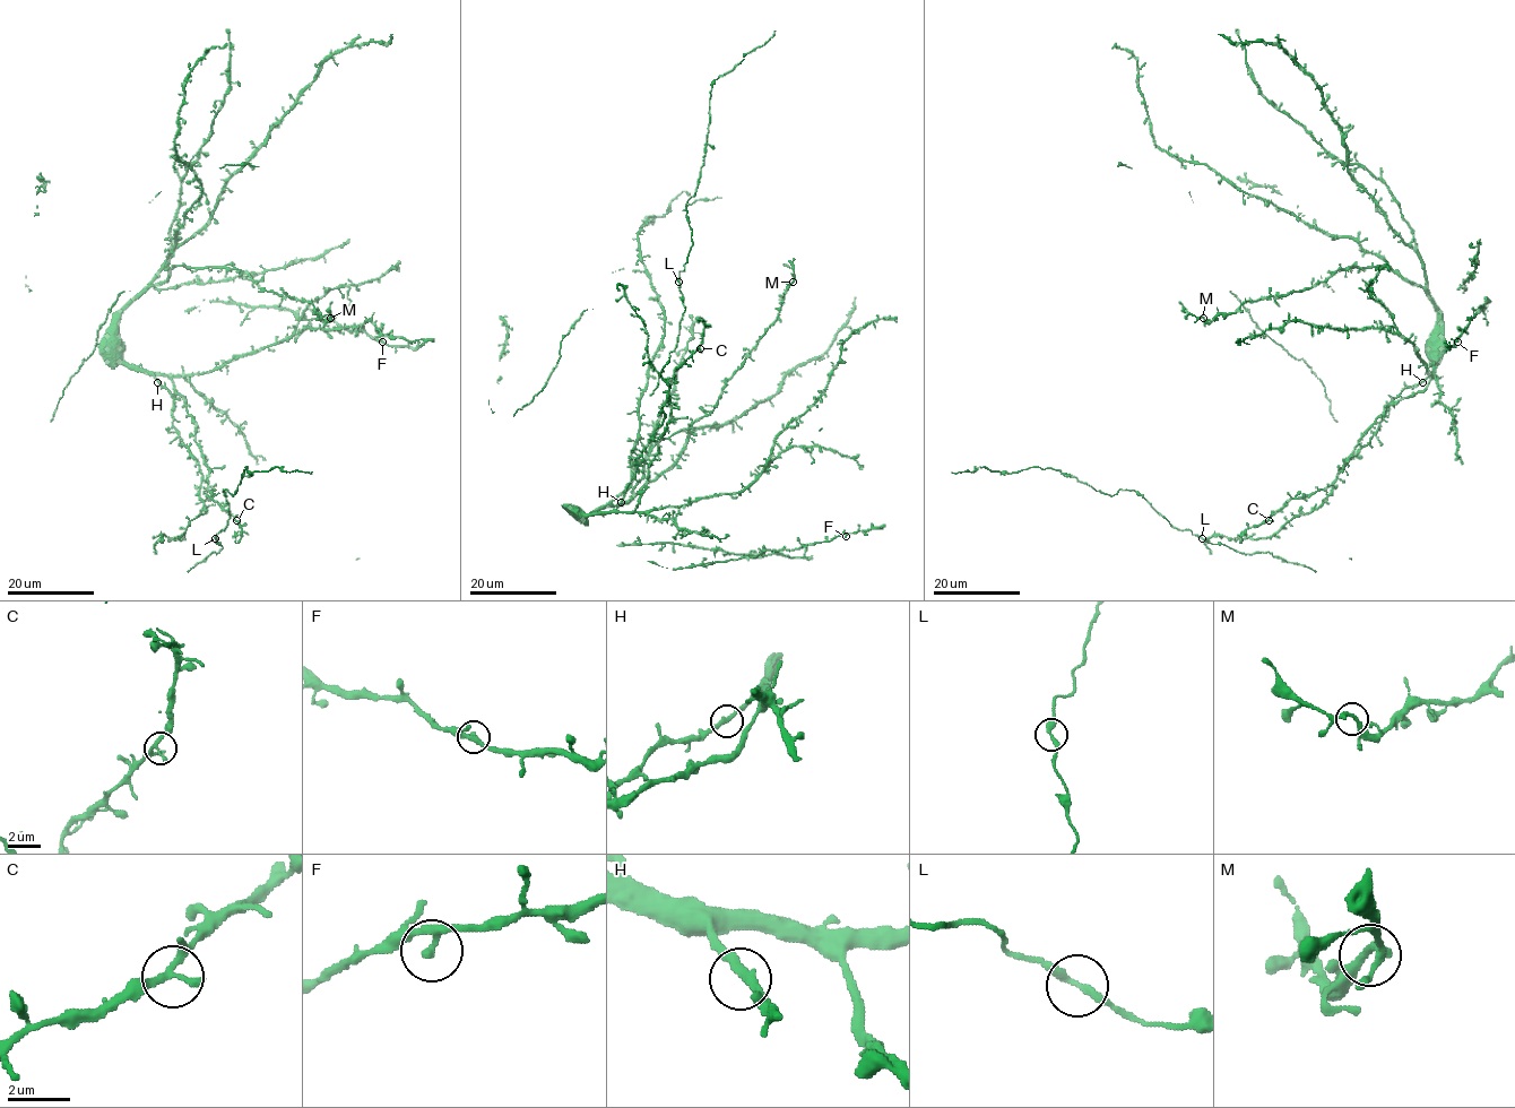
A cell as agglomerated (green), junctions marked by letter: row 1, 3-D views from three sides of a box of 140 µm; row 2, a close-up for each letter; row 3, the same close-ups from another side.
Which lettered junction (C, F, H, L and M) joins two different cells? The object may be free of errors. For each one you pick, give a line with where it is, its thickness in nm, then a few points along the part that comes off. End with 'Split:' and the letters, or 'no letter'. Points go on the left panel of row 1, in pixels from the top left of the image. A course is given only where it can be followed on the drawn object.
Split: no letter

